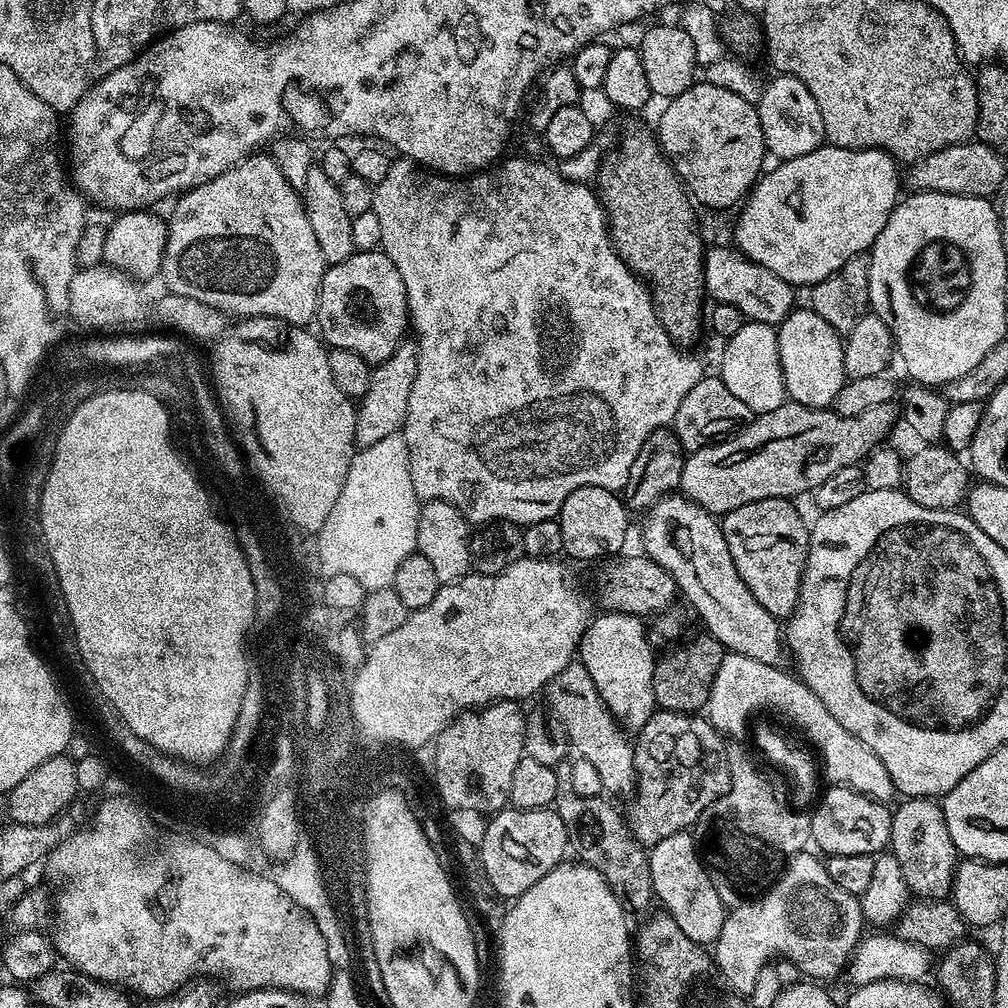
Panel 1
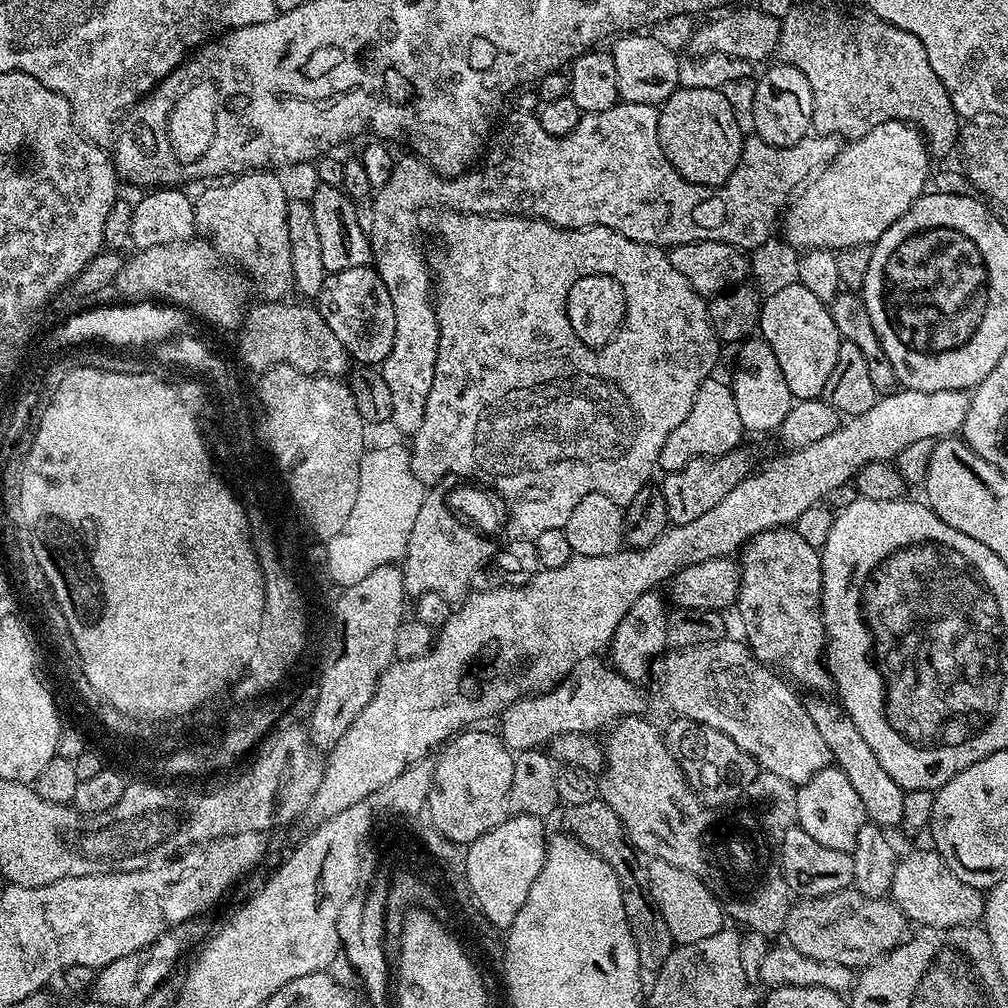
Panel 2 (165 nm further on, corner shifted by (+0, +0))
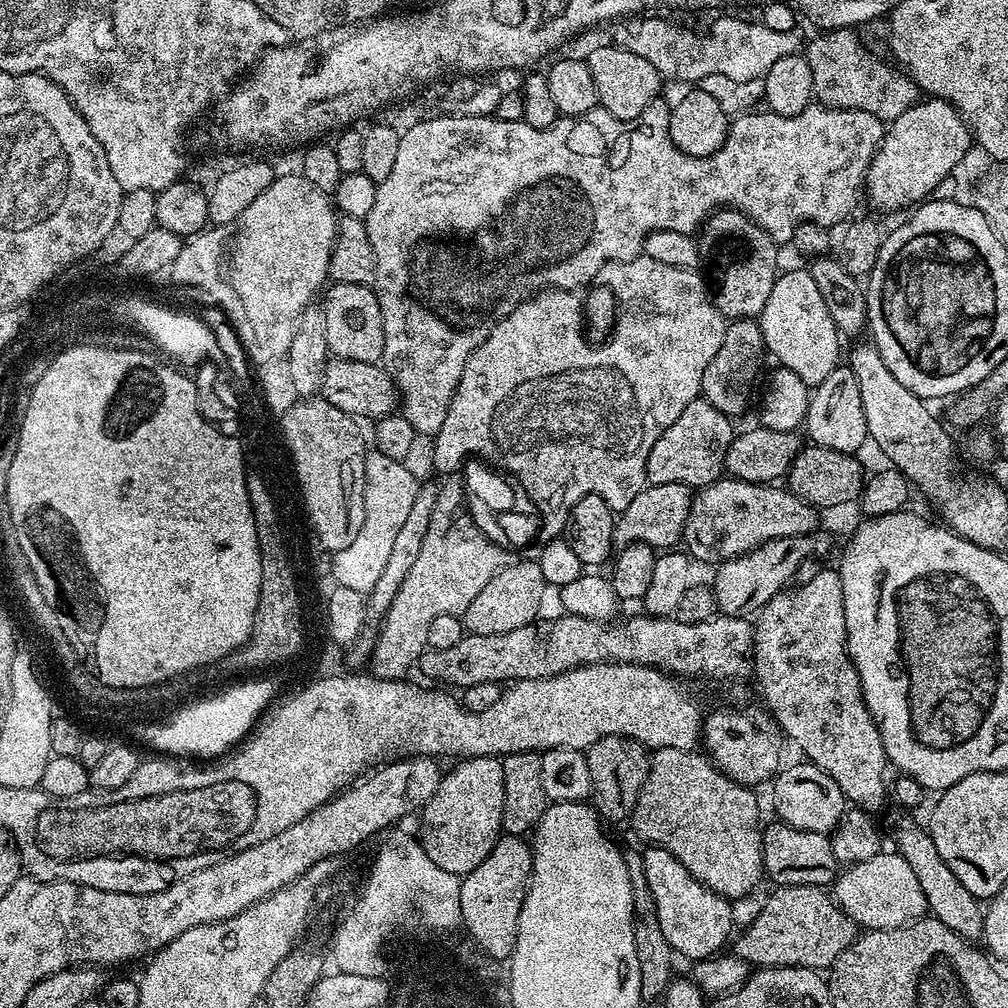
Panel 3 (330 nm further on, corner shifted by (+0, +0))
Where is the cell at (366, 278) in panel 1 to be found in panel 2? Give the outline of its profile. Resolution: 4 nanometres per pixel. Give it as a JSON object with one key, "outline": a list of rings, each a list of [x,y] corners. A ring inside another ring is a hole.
{"outline":[[[375,267],[342,270],[325,275],[318,307],[322,318],[326,318],[326,326],[334,330],[338,342],[342,342],[349,357],[357,365],[383,365],[394,346],[394,302],[390,302],[390,294]]]}

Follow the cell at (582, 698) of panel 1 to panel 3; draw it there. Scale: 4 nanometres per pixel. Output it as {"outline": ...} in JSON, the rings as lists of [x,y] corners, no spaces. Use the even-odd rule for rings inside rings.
{"outline":[[[657,748],[651,753],[648,777],[632,811],[630,825],[645,840],[645,845],[670,850],[698,882],[731,902],[761,887],[765,879],[760,804],[752,792],[755,791],[749,785],[731,780],[699,751]]]}

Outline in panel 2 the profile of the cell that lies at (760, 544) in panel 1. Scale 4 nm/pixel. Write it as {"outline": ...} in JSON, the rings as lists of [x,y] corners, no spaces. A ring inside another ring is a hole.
{"outline":[[[785,526],[782,528],[771,528],[765,532],[754,534],[748,539],[742,551],[738,556],[740,566],[740,595],[737,596],[734,605],[735,611],[740,611],[740,620],[744,623],[744,636],[749,648],[752,649],[753,656],[762,664],[767,664],[769,668],[777,673],[783,674],[793,685],[799,686],[801,689],[809,688],[807,691],[812,694],[828,694],[833,691],[832,676],[828,672],[827,663],[825,663],[824,655],[824,622],[820,618],[820,595],[822,594],[822,566],[820,565],[820,553],[817,548],[810,546],[810,542],[806,542],[806,538],[802,538],[802,534],[798,534],[795,527]]]}

